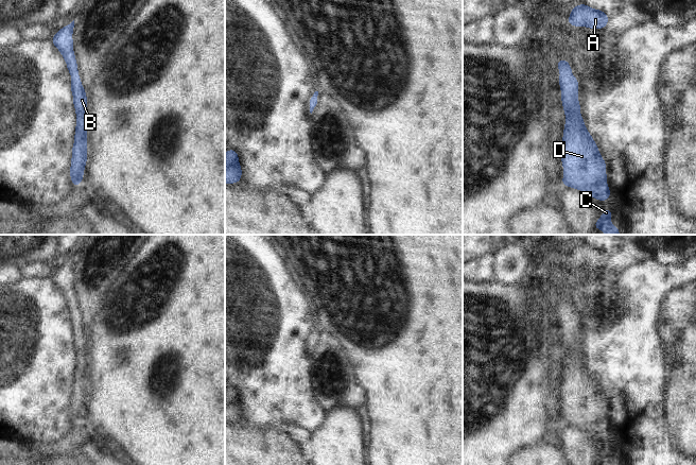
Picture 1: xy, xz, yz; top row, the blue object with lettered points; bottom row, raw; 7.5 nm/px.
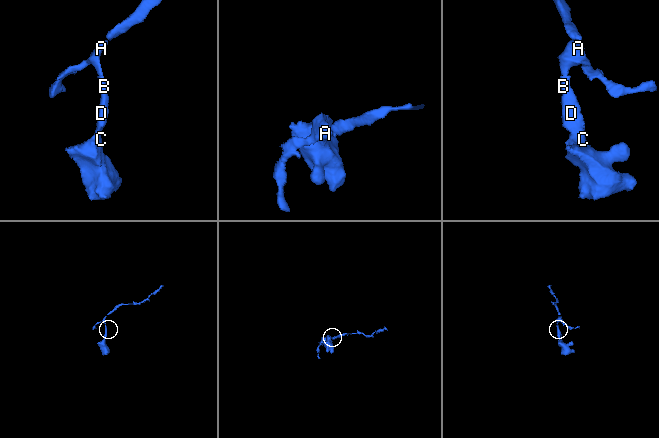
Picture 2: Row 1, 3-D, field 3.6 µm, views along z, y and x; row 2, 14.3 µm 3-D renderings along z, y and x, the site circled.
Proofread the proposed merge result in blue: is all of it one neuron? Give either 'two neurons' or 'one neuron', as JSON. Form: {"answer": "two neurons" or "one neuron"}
{"answer": "one neuron"}

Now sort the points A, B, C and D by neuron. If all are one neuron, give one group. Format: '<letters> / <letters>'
A B C D

